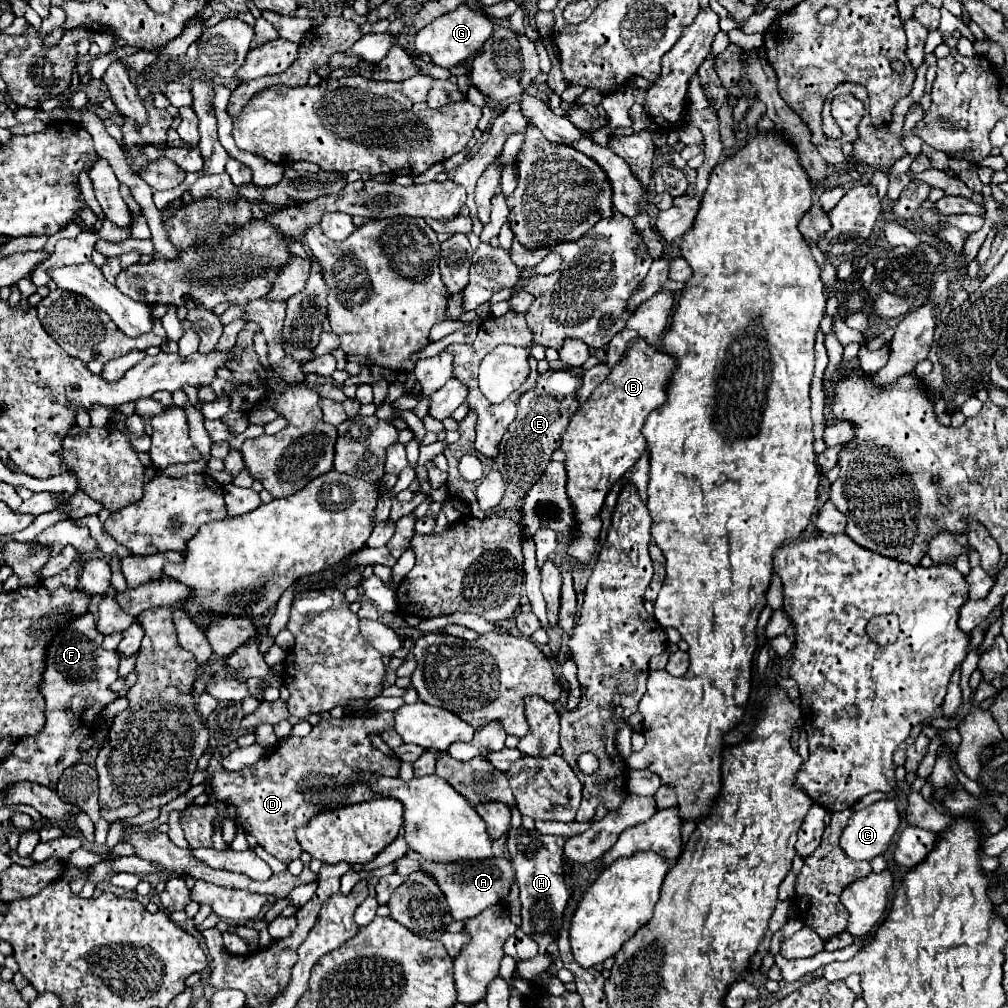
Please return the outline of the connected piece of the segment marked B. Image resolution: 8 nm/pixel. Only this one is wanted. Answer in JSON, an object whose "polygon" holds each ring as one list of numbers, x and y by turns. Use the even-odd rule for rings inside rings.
{"polygon":[[657,292,655,296,651,296,651,300,647,300,647,302,643,302,631,316,629,316,629,320,627,320,627,326,609,342,609,348,607,348,607,366,609,368,613,368,611,370,611,374,607,376,607,380,605,382,601,382,599,386,597,386,597,390,589,396,589,400,585,402,585,404,581,404,581,408,579,408,579,412,575,412,575,416,571,416,571,424,567,426,567,432,563,434,563,440,561,440,561,450,565,452,565,470,567,470,567,498,571,498,571,508,573,508,573,512,575,512,575,540,573,542,569,542,569,548,567,548,567,556,569,558,573,558,577,564,589,564,589,560,593,558,593,554,595,554,595,546,597,546,597,538,599,538,599,530,601,530,601,518,599,518,599,510,601,510,601,506,603,506,603,502,605,502,605,496,607,496,607,492,611,490,611,486,617,482,617,480,621,480,623,478,623,474,629,470,629,468,633,468,635,466,635,462,641,458,641,454,645,452,645,438,643,438,643,434,641,434,641,426,643,426,643,422,645,422,645,418,649,416,649,412,653,412,655,408,659,408,665,400,667,400,667,392,665,392,665,388,667,388,667,380,669,380,669,376,671,376,671,372,673,372,673,368,675,368,675,360,671,358,671,356,667,356,667,354,663,354,661,350,657,350,657,348,653,348,653,346,649,346,651,344,651,340,653,340,653,344,661,338,661,334,665,332,665,326,667,326,667,320,669,320,669,314,671,314,671,308,673,308,673,294,671,292],[633,338,643,338,643,340,637,340,637,342,631,342,631,346,627,348,627,344,629,344,629,340,633,340]]}

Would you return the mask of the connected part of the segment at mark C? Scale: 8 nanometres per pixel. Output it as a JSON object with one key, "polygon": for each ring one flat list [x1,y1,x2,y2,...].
{"polygon":[[879,800,851,816,841,834,841,848,851,860,873,860,889,848,899,824,895,802]]}

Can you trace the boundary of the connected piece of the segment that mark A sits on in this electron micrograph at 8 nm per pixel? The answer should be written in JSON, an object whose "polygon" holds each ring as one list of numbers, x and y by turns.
{"polygon":[[491,856,491,860,463,860,463,864,431,864,429,860,419,858,419,870,427,872,439,888,443,888,453,920,473,918,491,904,503,902,515,880,511,862,501,856]]}

